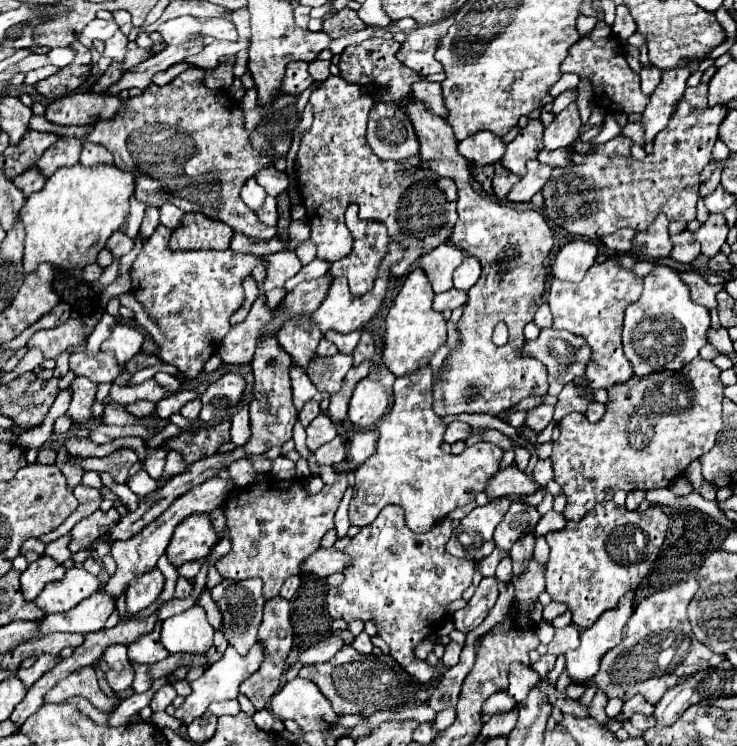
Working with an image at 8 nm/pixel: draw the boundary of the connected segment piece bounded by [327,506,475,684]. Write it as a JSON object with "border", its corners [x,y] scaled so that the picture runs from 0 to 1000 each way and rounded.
{"border":[[[522,678],[501,705],[490,708],[487,716],[476,721],[476,729],[465,737],[468,743],[476,745],[476,756],[465,764],[468,775],[460,786],[446,788],[444,794],[444,820],[452,831],[463,828],[468,834],[479,831],[506,834],[512,839],[514,853],[528,863],[531,879],[571,917],[588,909],[590,895],[574,885],[563,885],[560,871],[574,855],[588,853],[601,839],[607,810],[626,802],[626,796],[639,786],[645,769],[645,753],[634,748],[617,748],[604,740],[609,718],[612,718],[612,694],[598,694],[579,716],[563,716],[552,708],[547,684],[541,678]]]}

